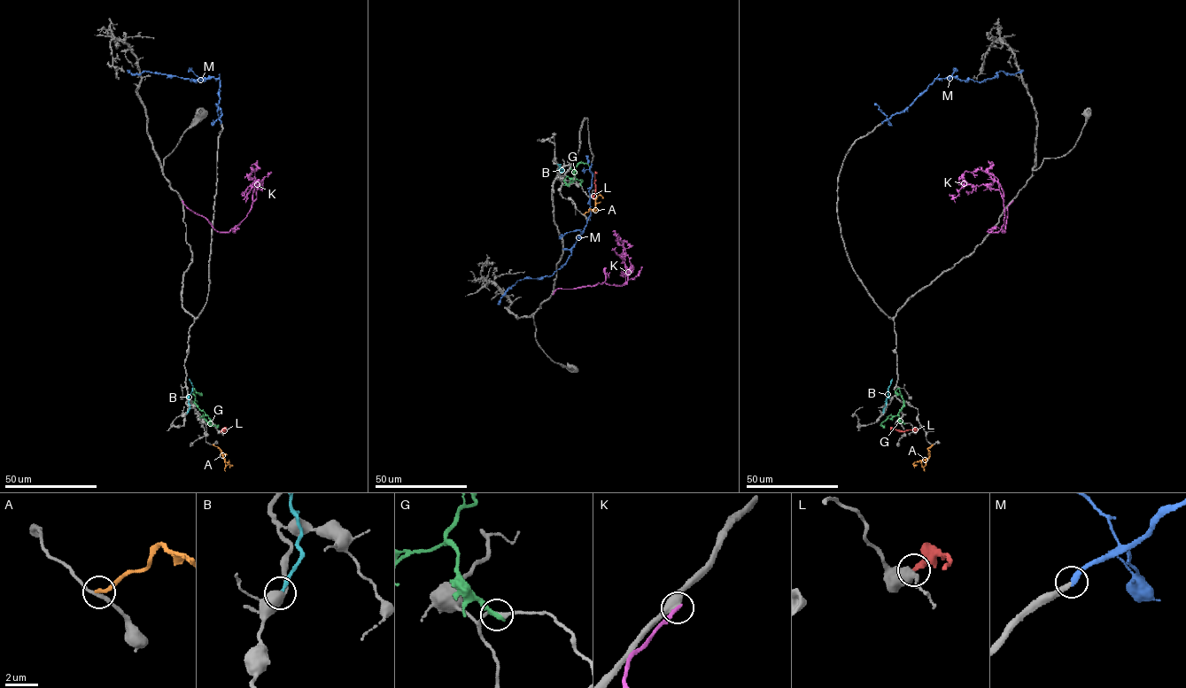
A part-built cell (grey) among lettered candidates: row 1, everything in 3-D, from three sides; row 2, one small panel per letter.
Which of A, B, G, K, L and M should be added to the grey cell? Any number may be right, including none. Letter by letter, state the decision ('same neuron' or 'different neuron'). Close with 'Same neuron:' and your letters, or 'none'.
A: same neuron
B: different neuron
G: different neuron
K: different neuron
L: different neuron
M: same neuron
Same neuron: A, M

